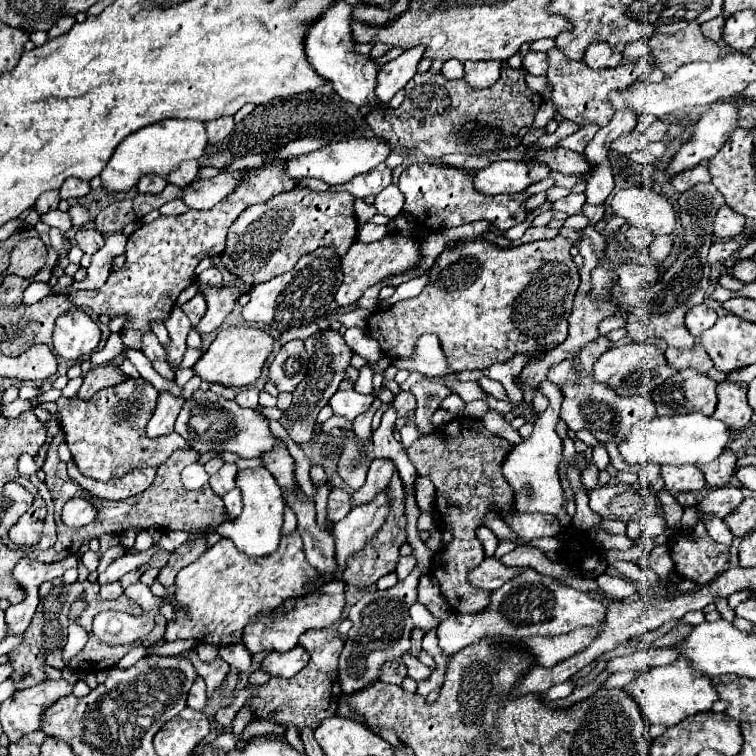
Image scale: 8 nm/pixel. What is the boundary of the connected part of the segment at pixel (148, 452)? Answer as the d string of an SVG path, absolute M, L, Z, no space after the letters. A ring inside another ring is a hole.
M139 377L139 379L127 379L119 385L101 389L89 401L83 401L83 399L77 399L77 397L73 397L73 399L61 397L59 401L55 401L57 409L59 409L59 415L61 415L59 425L65 433L65 443L69 447L69 451L73 455L73 461L77 463L79 471L83 475L91 477L91 479L109 481L109 479L115 479L115 477L123 477L125 473L129 473L131 469L137 469L137 467L159 467L177 449L193 449L193 447L189 447L189 443L185 443L185 439L181 435L167 435L167 437L161 437L161 439L149 439L145 435L145 425L153 415L153 409L157 405L157 397L159 397L159 391L149 381Z

